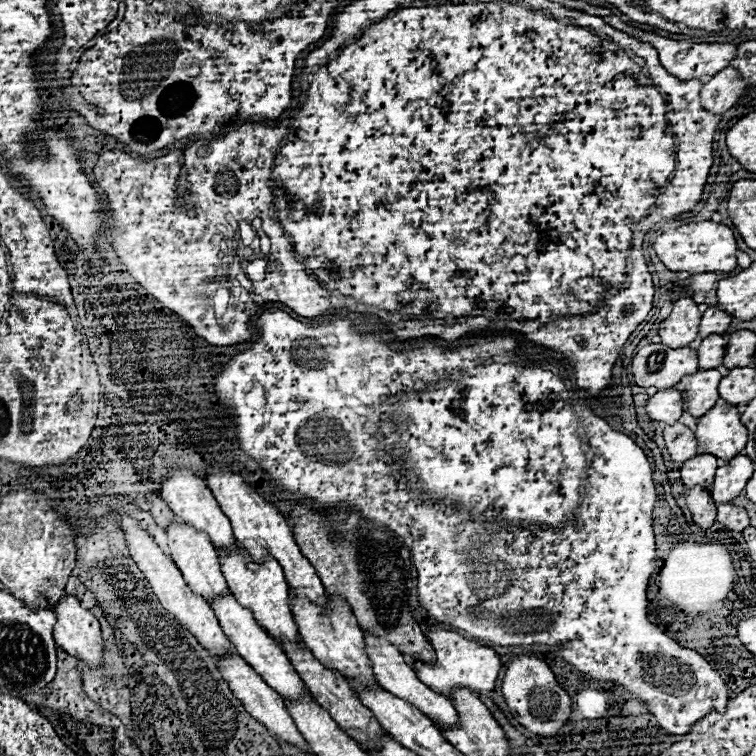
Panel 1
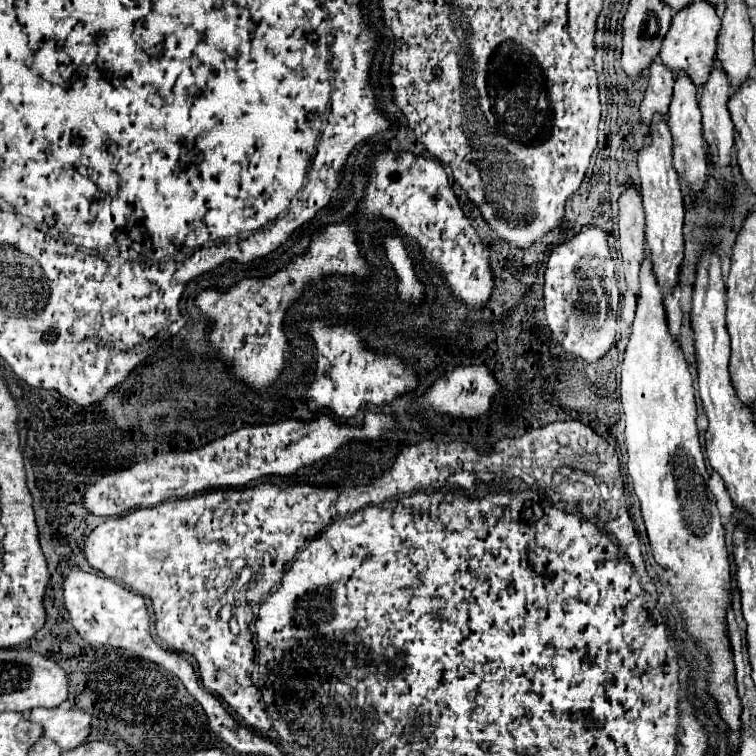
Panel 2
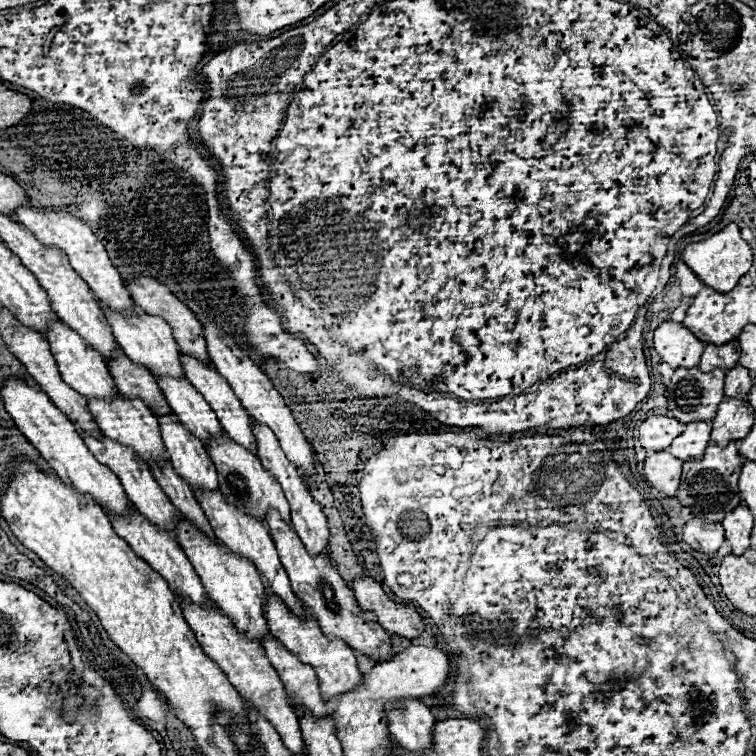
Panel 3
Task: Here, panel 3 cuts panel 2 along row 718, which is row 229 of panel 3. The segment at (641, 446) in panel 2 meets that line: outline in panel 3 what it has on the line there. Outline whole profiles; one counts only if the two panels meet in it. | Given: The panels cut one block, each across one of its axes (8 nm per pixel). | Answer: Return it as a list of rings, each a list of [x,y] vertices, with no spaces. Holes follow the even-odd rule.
[[[730,224],[726,226],[724,230],[720,230],[718,234],[702,240],[702,242],[696,242],[696,244],[688,244],[682,252],[682,260],[686,262],[686,266],[710,288],[714,290],[732,290],[738,280],[750,270],[752,266],[752,250],[748,246],[746,240],[742,240],[740,236],[740,228],[736,224]]]

